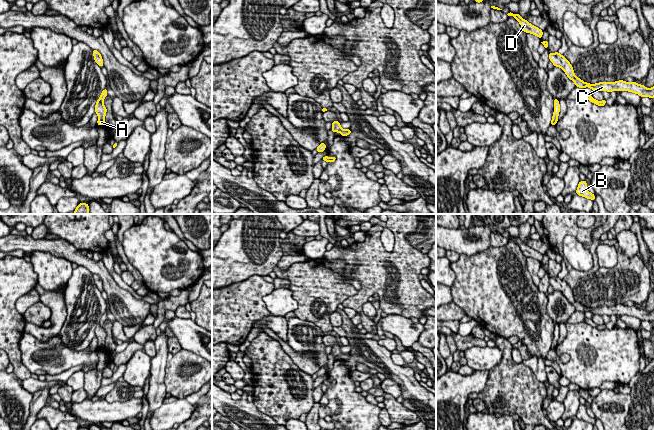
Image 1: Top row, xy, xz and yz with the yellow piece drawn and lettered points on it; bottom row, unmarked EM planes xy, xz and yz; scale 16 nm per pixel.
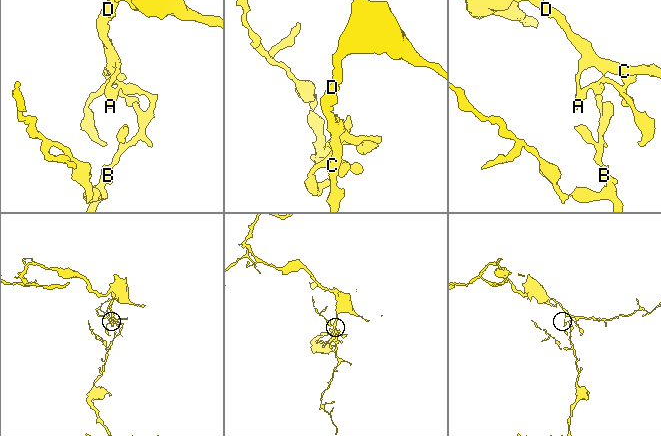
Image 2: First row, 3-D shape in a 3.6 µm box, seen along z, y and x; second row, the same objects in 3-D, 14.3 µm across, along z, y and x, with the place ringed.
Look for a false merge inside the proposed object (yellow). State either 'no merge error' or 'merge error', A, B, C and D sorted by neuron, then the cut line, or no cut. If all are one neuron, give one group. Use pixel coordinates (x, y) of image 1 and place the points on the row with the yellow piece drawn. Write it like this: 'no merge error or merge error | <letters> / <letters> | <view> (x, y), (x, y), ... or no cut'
merge error | A B / C D | xy (99, 99), (102, 103)

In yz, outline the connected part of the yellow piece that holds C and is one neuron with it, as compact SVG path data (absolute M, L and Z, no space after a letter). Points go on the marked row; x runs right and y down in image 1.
M559 52L549 53L549 59L554 66L560 67L571 79L576 87L585 88L589 87L592 90L598 91L629 91L640 95L641 97L654 97L654 86L652 88L646 88L644 85L637 84L636 82L625 82L623 80L616 82L600 82L596 84L589 84L582 81L580 78L577 78L574 74L572 65L569 61Z

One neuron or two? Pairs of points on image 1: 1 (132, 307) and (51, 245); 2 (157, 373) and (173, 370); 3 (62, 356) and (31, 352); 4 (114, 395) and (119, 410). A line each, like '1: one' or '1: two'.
1: one
2: two
3: one
4: two

